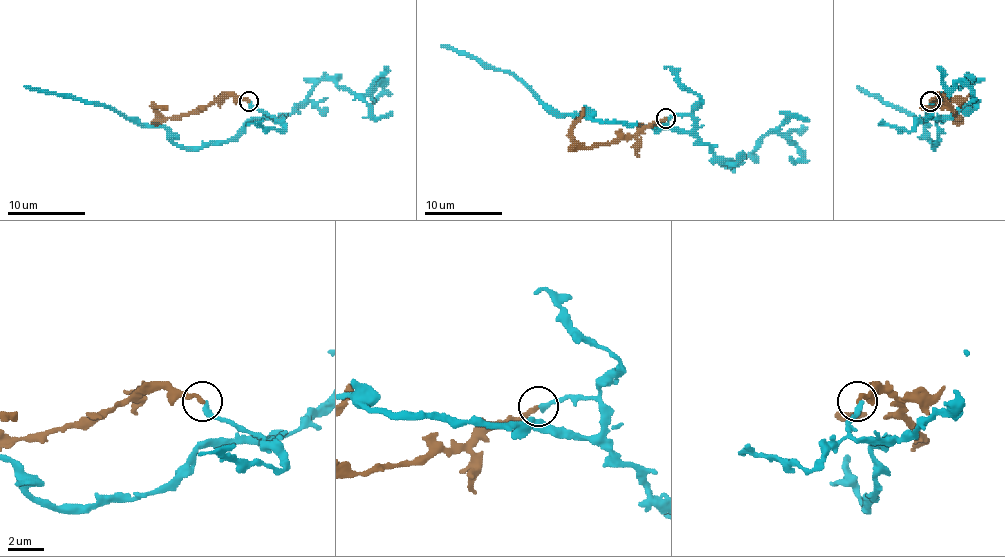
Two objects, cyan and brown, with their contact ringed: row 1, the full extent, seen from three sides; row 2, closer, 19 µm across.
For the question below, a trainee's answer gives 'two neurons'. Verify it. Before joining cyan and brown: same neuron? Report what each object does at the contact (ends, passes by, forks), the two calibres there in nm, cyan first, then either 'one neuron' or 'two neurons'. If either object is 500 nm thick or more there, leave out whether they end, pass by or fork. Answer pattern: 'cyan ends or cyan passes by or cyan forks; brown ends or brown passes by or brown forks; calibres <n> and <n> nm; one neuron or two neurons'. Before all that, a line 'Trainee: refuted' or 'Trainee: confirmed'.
Trainee: confirmed
cyan ends; brown ends; calibres 320 and 220 nm; two neurons

